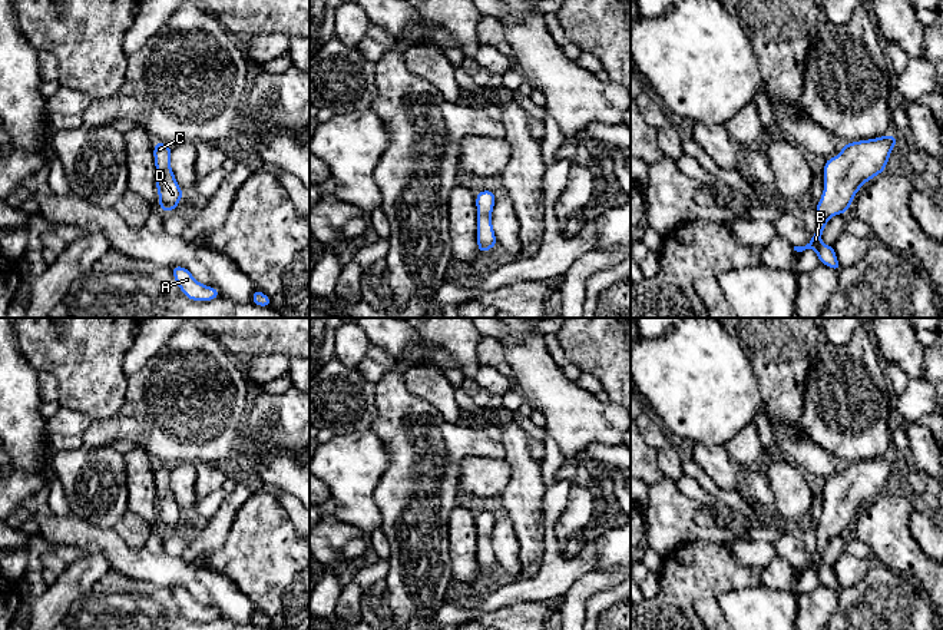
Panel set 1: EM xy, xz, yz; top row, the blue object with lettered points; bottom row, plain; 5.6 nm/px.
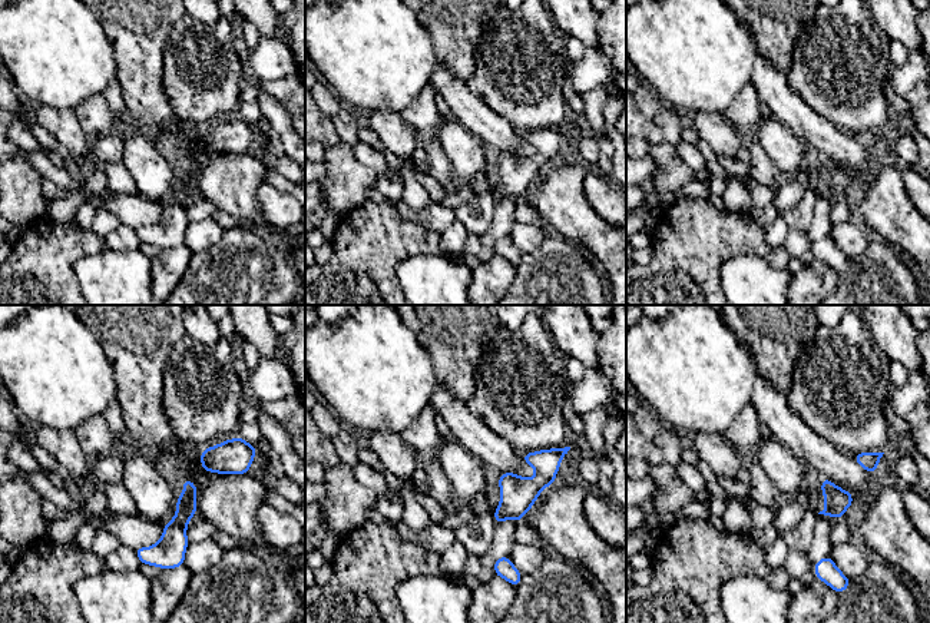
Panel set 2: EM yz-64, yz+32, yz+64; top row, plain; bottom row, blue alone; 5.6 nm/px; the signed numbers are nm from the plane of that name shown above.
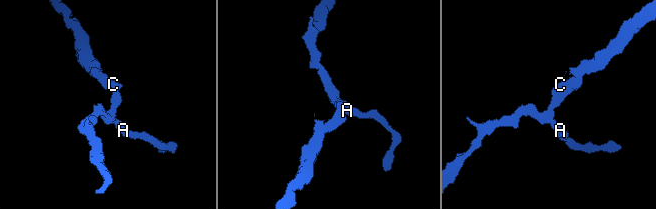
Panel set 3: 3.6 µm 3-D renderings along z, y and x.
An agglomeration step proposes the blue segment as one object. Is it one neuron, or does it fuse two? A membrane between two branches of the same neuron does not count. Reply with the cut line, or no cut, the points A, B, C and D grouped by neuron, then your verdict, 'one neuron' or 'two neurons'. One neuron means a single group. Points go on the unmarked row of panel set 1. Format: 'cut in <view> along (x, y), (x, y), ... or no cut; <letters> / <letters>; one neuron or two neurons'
no cut; A B C D; one neuron

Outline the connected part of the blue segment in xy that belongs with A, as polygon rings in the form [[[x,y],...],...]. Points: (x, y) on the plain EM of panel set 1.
[[[171,587],[173,598],[188,620],[212,621],[219,619],[219,611],[199,604],[185,587]]]

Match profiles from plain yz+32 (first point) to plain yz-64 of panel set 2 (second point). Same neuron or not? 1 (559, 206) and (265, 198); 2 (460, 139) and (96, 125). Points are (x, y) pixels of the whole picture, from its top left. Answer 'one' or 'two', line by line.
1: two
2: two

